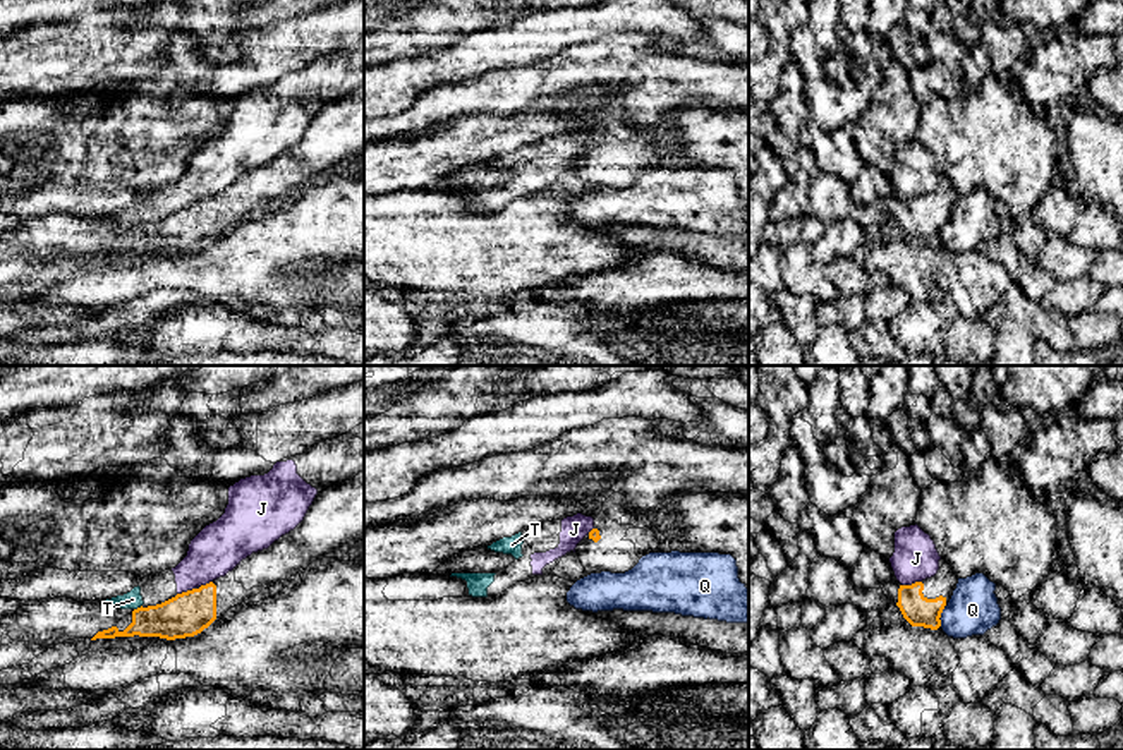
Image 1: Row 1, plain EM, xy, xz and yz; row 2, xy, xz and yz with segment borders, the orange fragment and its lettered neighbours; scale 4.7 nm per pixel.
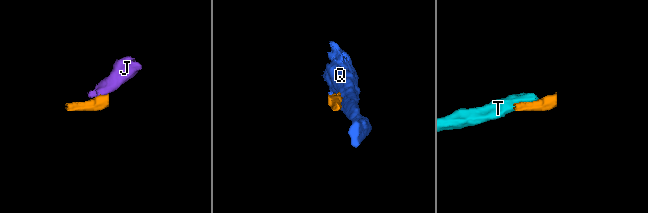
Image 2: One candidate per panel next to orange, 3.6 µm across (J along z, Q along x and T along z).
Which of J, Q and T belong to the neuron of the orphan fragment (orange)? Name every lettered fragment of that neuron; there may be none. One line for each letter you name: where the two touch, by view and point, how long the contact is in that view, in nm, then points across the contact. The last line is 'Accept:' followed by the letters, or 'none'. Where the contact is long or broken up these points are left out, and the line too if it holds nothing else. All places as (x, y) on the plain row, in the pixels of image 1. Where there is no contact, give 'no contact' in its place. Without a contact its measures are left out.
Accept: none

